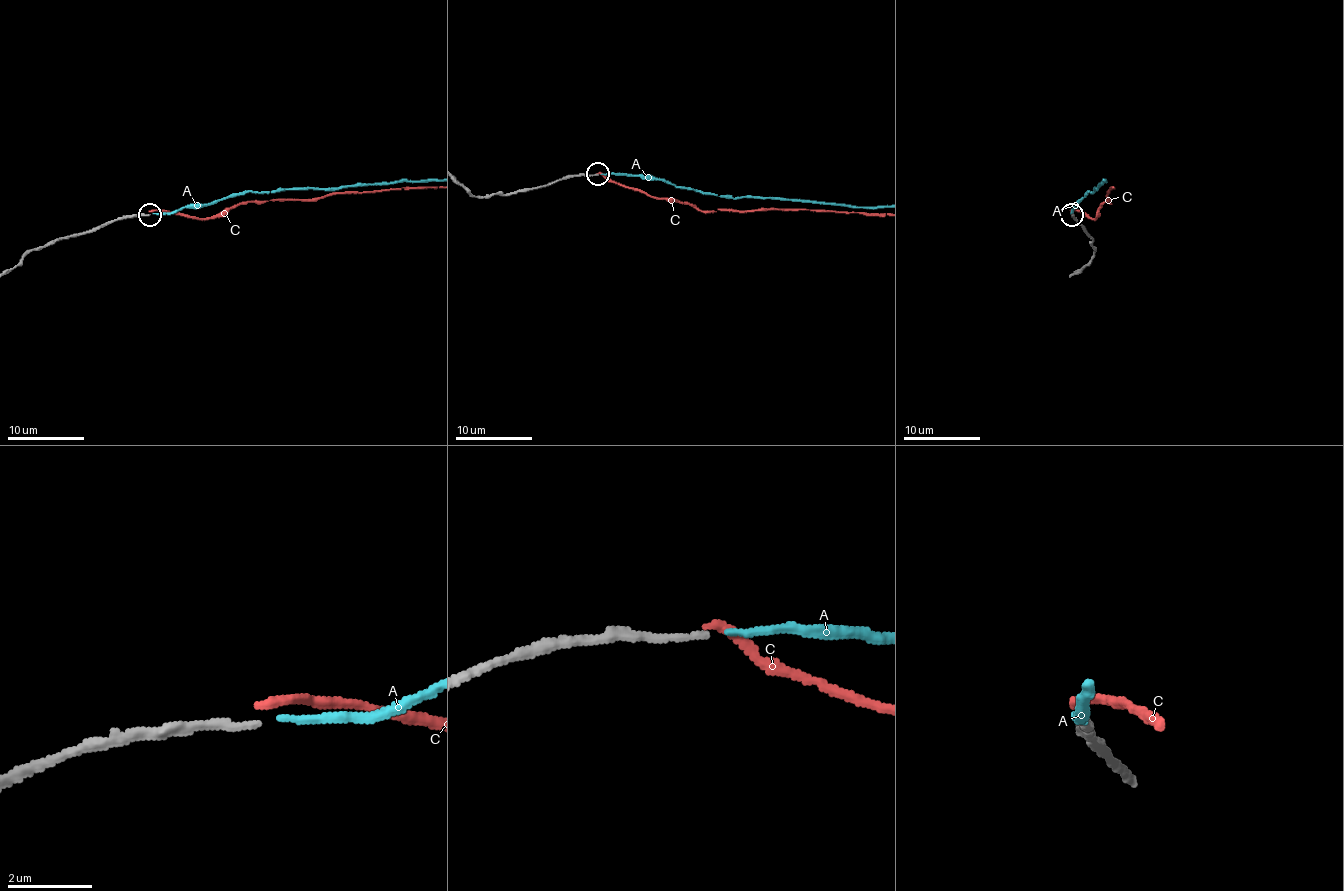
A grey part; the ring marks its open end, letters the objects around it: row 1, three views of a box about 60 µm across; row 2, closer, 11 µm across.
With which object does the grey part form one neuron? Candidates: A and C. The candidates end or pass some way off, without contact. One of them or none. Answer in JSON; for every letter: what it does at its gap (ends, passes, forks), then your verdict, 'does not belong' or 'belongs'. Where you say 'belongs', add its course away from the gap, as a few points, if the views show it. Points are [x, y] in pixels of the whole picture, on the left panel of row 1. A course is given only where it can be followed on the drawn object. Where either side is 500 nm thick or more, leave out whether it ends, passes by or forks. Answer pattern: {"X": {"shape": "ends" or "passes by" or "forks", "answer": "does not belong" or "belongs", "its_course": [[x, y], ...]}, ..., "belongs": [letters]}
{"A": {"shape": "ends", "answer": "belongs"}, "C": {"shape": "ends", "answer": "does not belong"}, "belongs": ["A"]}

